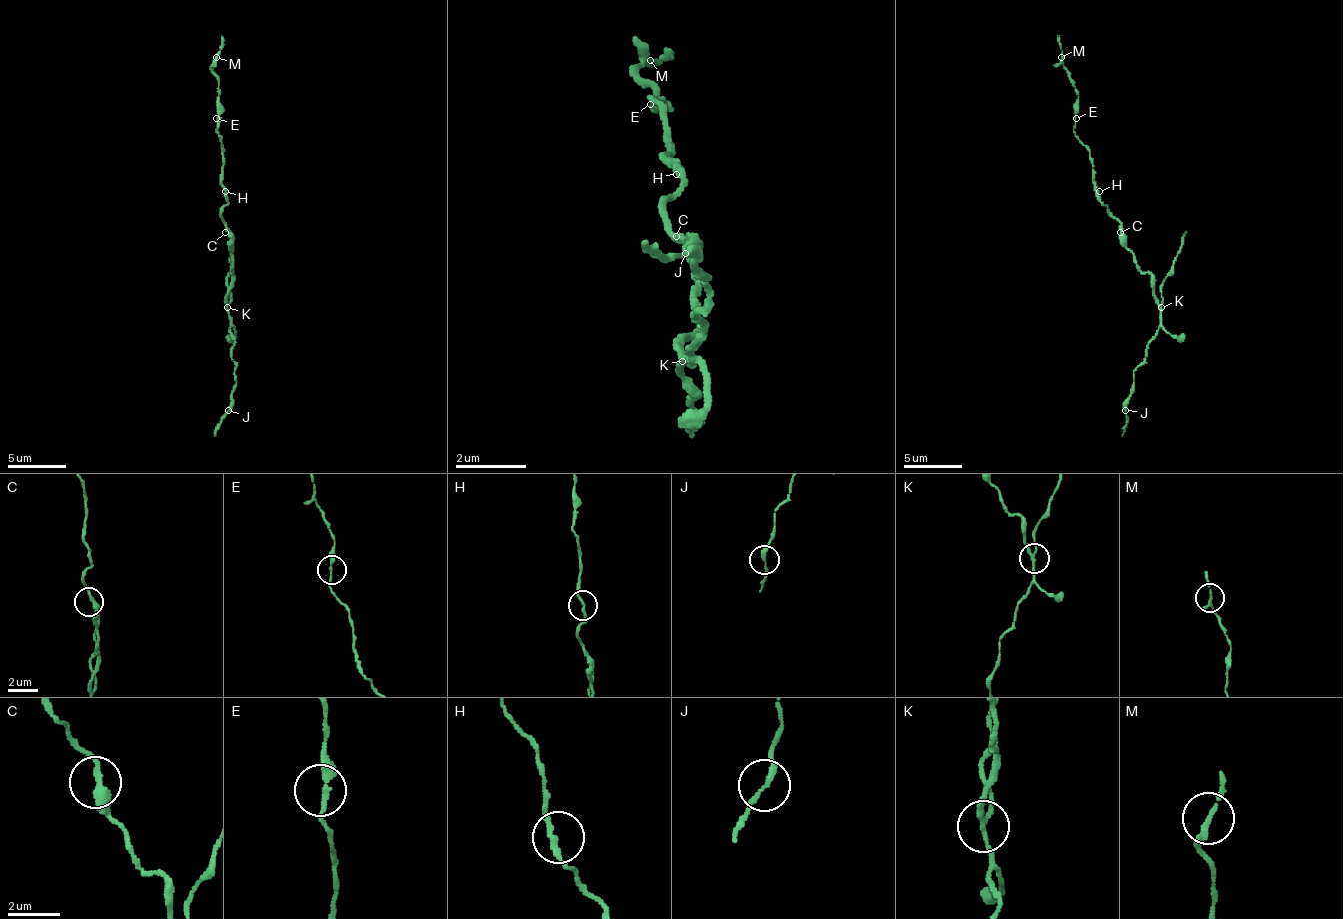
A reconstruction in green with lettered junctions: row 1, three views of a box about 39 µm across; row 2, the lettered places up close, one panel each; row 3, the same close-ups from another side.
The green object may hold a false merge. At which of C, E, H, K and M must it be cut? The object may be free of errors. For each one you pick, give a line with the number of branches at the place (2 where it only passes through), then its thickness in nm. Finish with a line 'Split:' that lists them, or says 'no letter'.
K: branches 3; calibre 170 nm
Split: K

